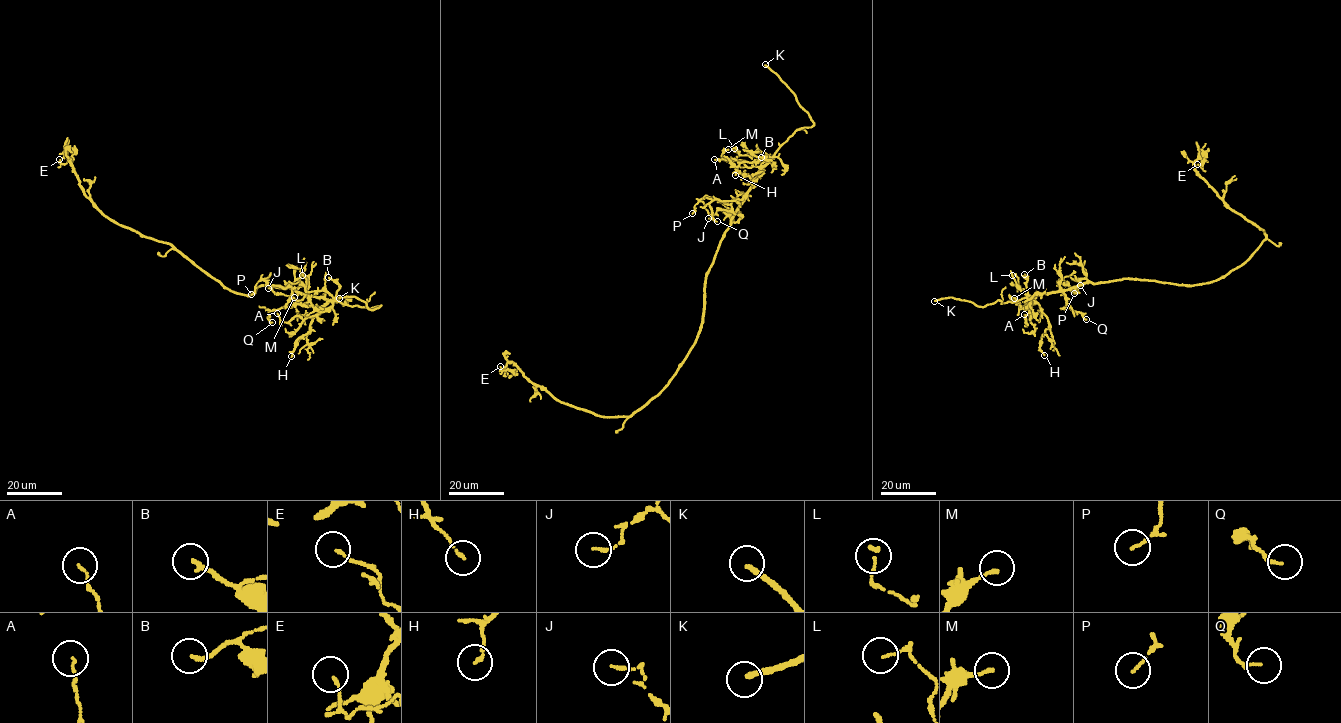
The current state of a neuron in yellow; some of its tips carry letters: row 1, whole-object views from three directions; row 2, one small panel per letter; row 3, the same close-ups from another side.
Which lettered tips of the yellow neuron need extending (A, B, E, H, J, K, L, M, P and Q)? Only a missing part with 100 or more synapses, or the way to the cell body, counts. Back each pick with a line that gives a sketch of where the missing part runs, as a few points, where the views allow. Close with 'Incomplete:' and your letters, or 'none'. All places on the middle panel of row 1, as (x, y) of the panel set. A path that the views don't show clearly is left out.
K: course (765, 64), (755, 60), (744, 48)
Incomplete: K

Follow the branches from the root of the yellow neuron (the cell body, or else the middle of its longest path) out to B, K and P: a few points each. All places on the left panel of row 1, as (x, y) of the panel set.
B: (250, 294), (260, 285), (267, 284), (333, 299), (340, 286), (328, 277)
K: (250, 294), (267, 284), (351, 306), (381, 305), (369, 309), (355, 296), (339, 298)
P: (250, 294), (260, 285), (267, 284), (289, 287), (306, 294), (307, 288), (282, 288), (260, 279), (251, 294)

